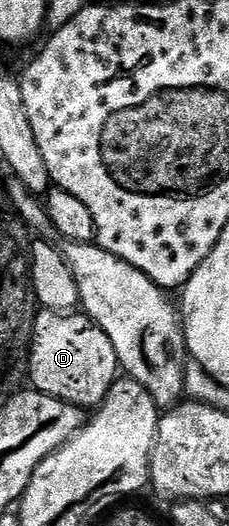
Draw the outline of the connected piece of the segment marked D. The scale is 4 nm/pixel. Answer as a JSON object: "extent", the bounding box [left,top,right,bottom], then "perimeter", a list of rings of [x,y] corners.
{"extent":[29,310,120,410],"perimeter":[[[43,310],[36,315],[29,365],[29,380],[35,383],[32,384],[34,391],[84,410],[95,410],[120,376],[117,350],[113,350],[109,334],[105,334],[105,330],[101,330],[101,326],[97,326],[86,314]]]}

